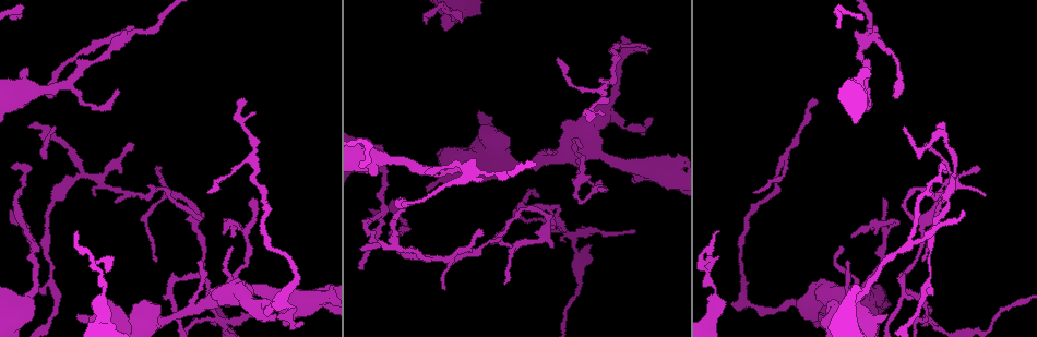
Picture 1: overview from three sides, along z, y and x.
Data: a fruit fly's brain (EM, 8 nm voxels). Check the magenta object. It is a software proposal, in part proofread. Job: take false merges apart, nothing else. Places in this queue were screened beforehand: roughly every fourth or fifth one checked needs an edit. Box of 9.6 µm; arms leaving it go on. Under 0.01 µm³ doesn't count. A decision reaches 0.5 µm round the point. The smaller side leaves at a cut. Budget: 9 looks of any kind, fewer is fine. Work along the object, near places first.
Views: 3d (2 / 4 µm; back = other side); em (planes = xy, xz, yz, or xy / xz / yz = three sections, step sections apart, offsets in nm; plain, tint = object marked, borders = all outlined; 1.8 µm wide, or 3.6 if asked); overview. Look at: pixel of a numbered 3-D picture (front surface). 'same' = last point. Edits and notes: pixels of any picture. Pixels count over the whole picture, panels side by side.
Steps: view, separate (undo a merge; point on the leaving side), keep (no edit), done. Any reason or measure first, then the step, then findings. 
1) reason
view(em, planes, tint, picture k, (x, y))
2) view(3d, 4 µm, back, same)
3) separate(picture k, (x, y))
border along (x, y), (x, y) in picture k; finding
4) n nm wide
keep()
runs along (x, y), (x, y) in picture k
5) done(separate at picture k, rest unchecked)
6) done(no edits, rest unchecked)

branch point
view(em, yz, step 16, plain, picture 1, (194, 221))

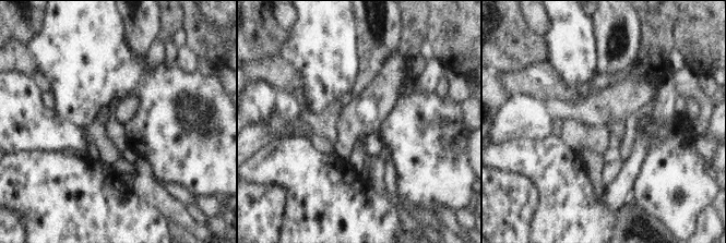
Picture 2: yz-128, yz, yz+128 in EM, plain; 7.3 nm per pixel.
where the object lies
view(em, yz, step 16, tint, same)

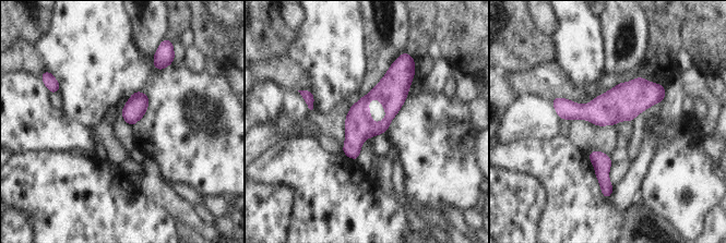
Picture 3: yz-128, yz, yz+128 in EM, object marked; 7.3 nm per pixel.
keep()
one neuron here

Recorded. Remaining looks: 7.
looks like a crossing
view(3d, 2 µm, picture 1, (931, 324))

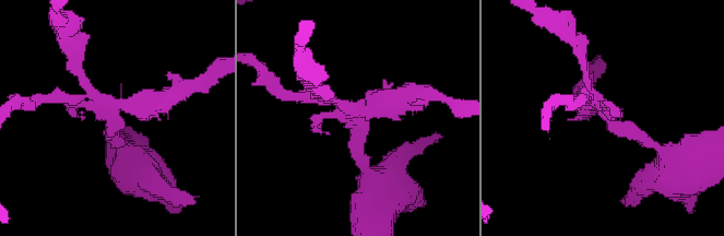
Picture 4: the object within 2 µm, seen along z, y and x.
4 arms
view(em, planes, tint, picture 4, (113, 114))

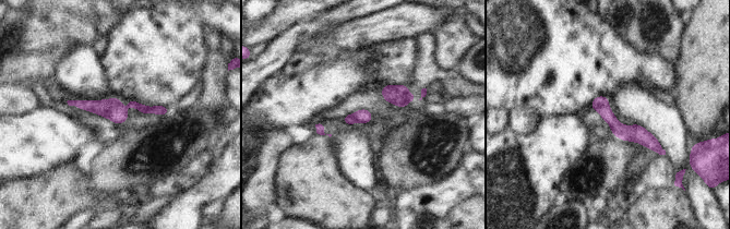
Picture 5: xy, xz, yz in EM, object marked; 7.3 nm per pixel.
keep()
one neuron here

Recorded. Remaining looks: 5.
view(3d, 4 µm, picture 1, (840, 297))

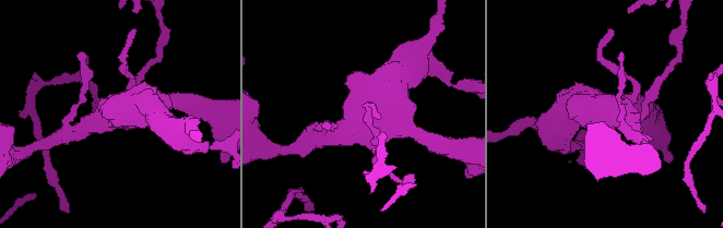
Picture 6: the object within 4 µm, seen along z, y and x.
view(em, 3.6 µm, planes, borders, picture 6, (611, 112))

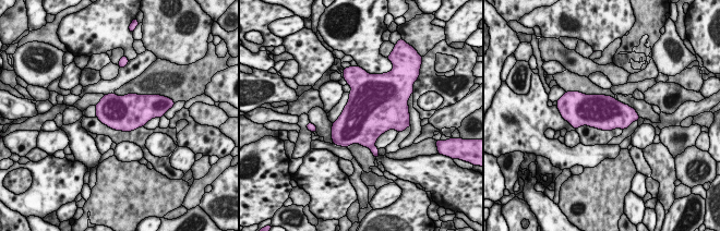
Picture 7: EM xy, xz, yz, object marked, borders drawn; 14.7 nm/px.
500 nm wide
keep()
all the same neuron

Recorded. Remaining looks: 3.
a narrow waist
view(3d, 2 µm, back, picture 1, (117, 43))

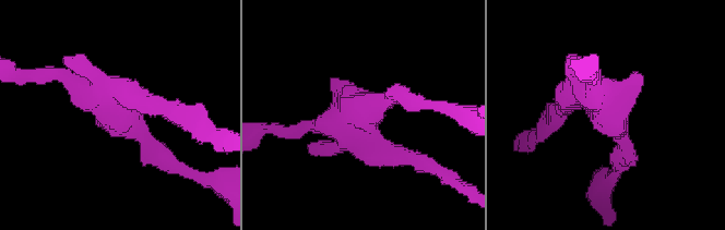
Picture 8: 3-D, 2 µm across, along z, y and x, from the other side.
3 arms
view(em, planes, tint, picture 8, (365, 112))

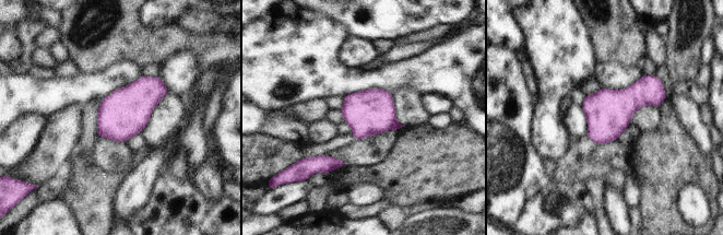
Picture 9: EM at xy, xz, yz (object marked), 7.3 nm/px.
keep()
continuous, no second neuron

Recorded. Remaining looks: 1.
done(no edits, rest unchecked)

